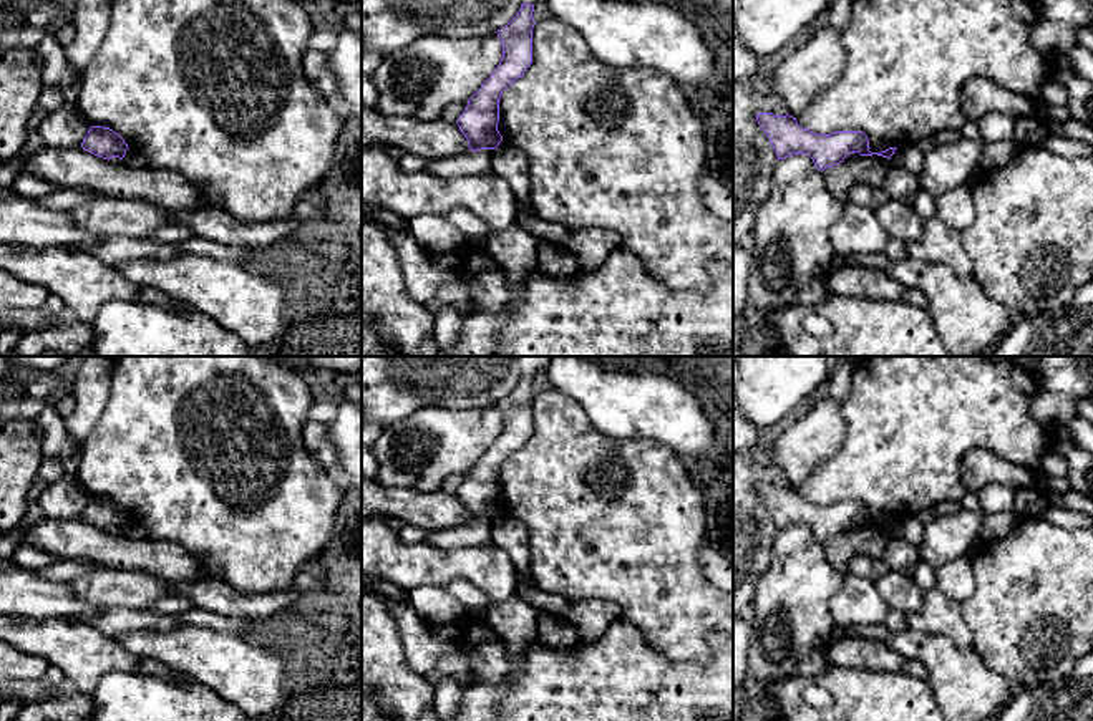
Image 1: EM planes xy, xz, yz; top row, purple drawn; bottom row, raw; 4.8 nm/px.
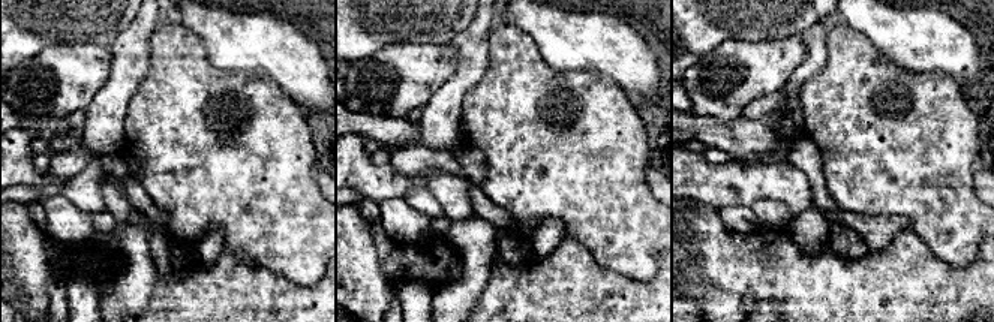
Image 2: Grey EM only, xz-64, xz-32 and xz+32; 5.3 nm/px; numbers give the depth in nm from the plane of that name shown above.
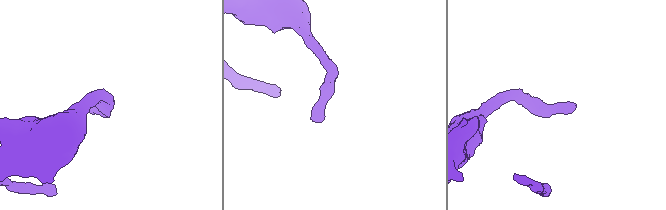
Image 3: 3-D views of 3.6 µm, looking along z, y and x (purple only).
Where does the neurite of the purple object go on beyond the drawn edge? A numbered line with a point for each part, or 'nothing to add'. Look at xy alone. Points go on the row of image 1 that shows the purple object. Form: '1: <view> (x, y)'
nothing to add

